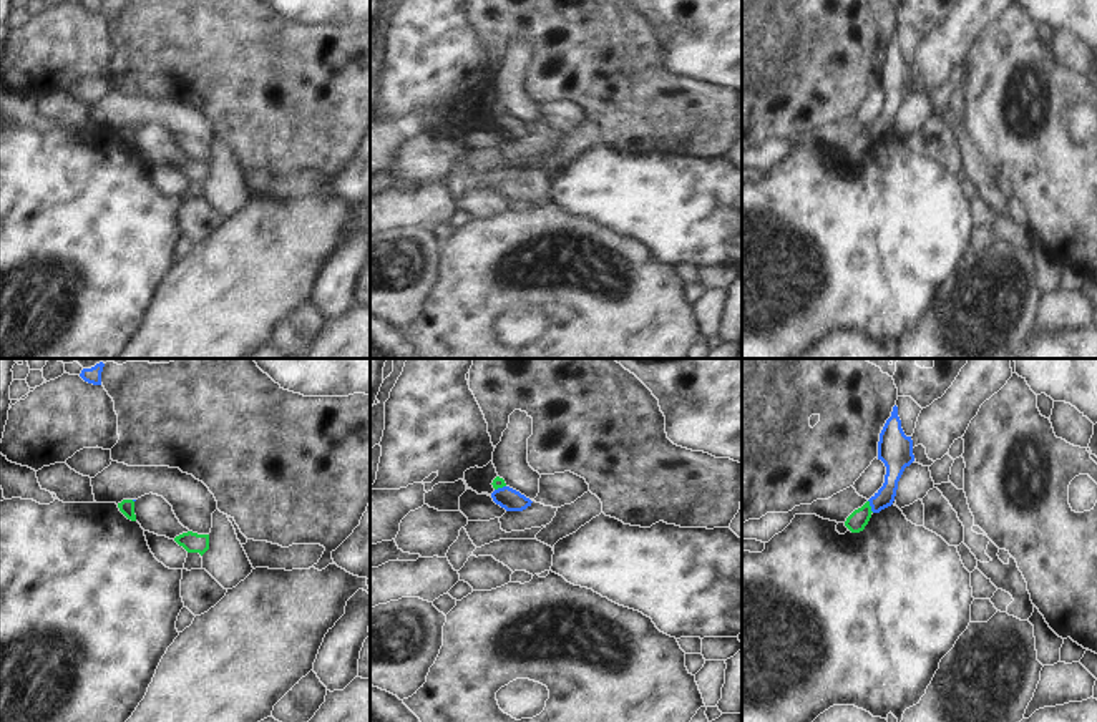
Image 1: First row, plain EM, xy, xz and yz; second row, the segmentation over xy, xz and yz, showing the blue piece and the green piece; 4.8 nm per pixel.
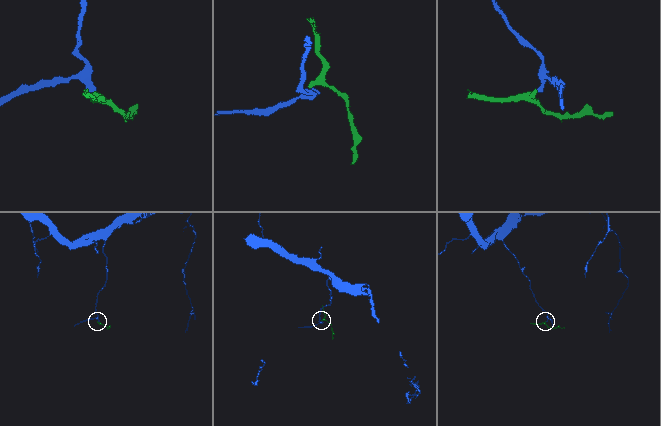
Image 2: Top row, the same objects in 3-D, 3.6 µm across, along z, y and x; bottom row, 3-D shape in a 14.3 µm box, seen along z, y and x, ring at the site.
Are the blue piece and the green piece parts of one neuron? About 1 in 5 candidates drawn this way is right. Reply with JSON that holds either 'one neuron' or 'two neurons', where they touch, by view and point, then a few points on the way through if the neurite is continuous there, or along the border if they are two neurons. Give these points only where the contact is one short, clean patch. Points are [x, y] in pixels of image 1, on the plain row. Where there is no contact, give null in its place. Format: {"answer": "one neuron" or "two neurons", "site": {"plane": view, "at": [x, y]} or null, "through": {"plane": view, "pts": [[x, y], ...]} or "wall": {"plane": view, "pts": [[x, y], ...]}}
{"answer": "two neurons", "site": {"plane": "yz", "at": [870, 133]}, "wall": {"plane": "yz", "pts": [[868, 128], [873, 140]]}}

